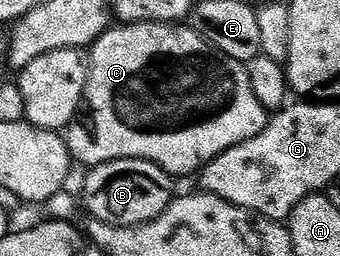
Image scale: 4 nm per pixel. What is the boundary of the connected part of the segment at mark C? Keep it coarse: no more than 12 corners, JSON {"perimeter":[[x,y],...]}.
{"perimeter":[[191,25],[92,43],[84,168],[193,173],[258,136],[247,65]]}

